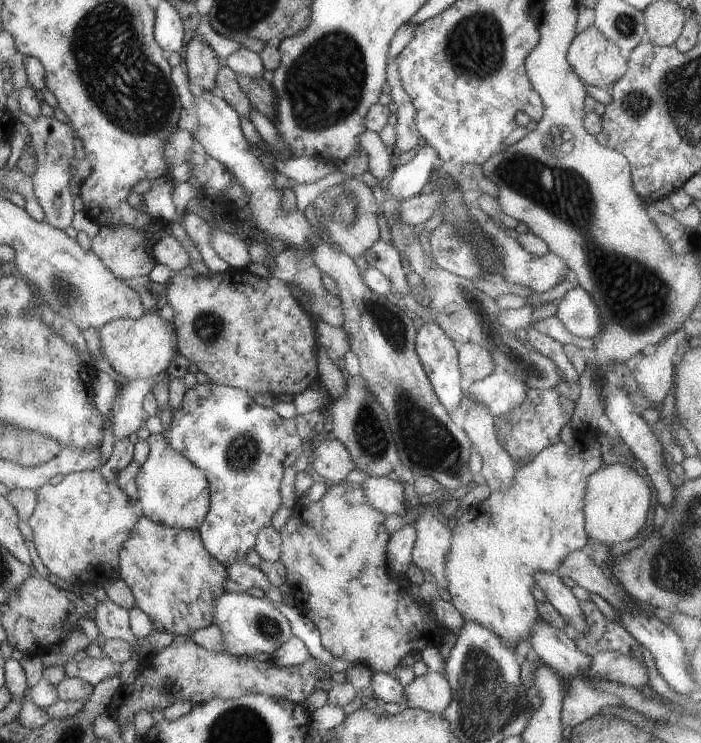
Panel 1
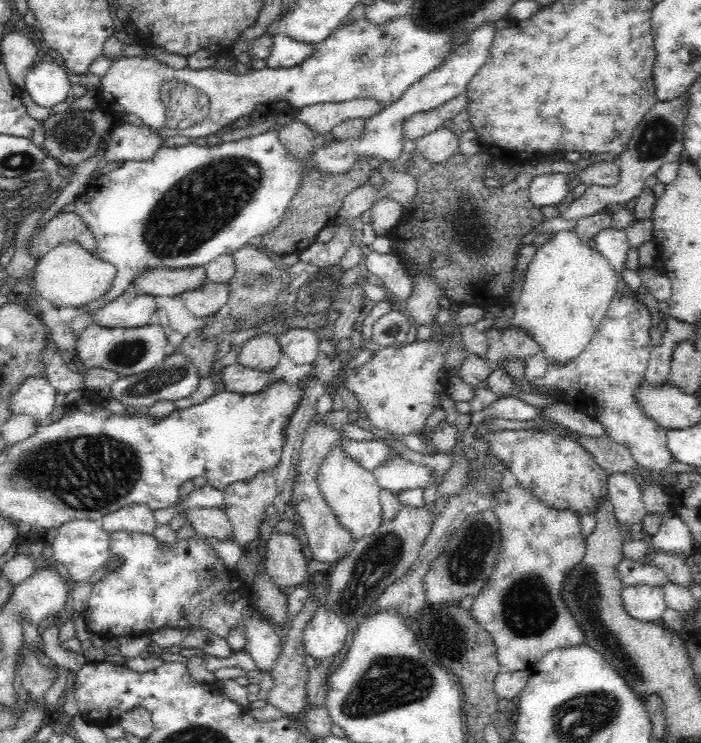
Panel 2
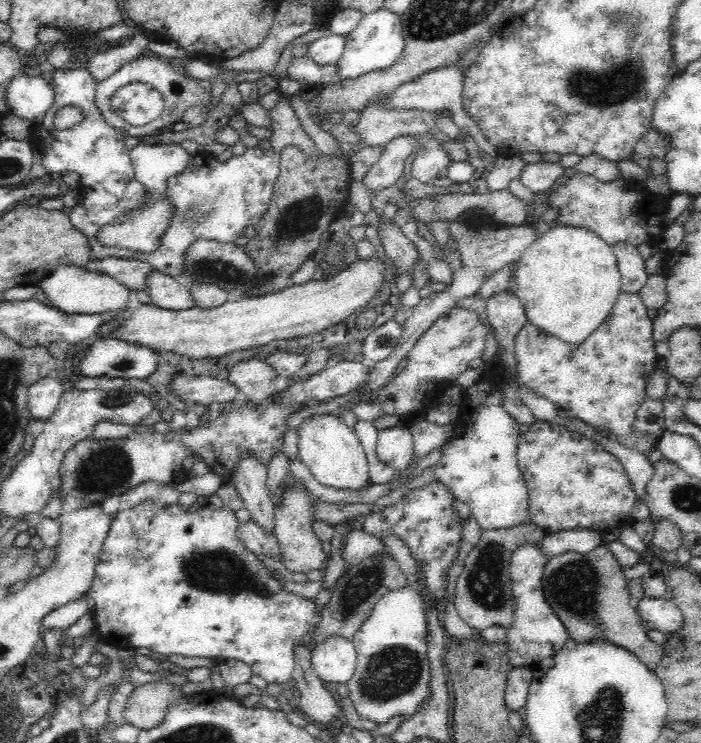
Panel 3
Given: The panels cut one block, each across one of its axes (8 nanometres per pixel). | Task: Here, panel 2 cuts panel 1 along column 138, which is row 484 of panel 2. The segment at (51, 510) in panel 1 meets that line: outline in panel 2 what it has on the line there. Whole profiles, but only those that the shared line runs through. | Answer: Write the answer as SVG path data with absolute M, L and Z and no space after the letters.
M518 483L506 489L500 487L493 494L492 508L500 524L501 554L497 557L496 569L492 570L483 592L474 600L471 613L493 638L499 670L525 671L555 648L578 646L584 642L580 625L562 601L562 586L565 574L584 558L587 539L582 535L578 513L546 506Z

